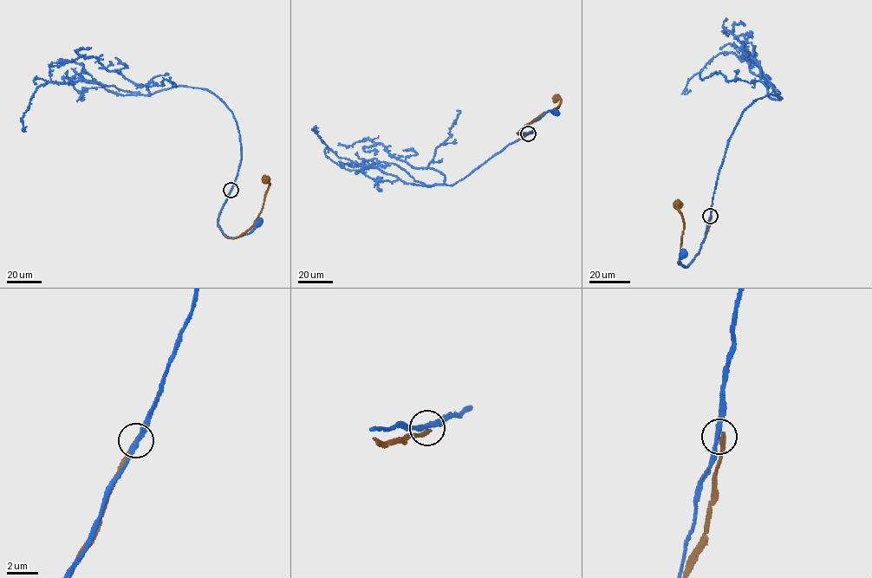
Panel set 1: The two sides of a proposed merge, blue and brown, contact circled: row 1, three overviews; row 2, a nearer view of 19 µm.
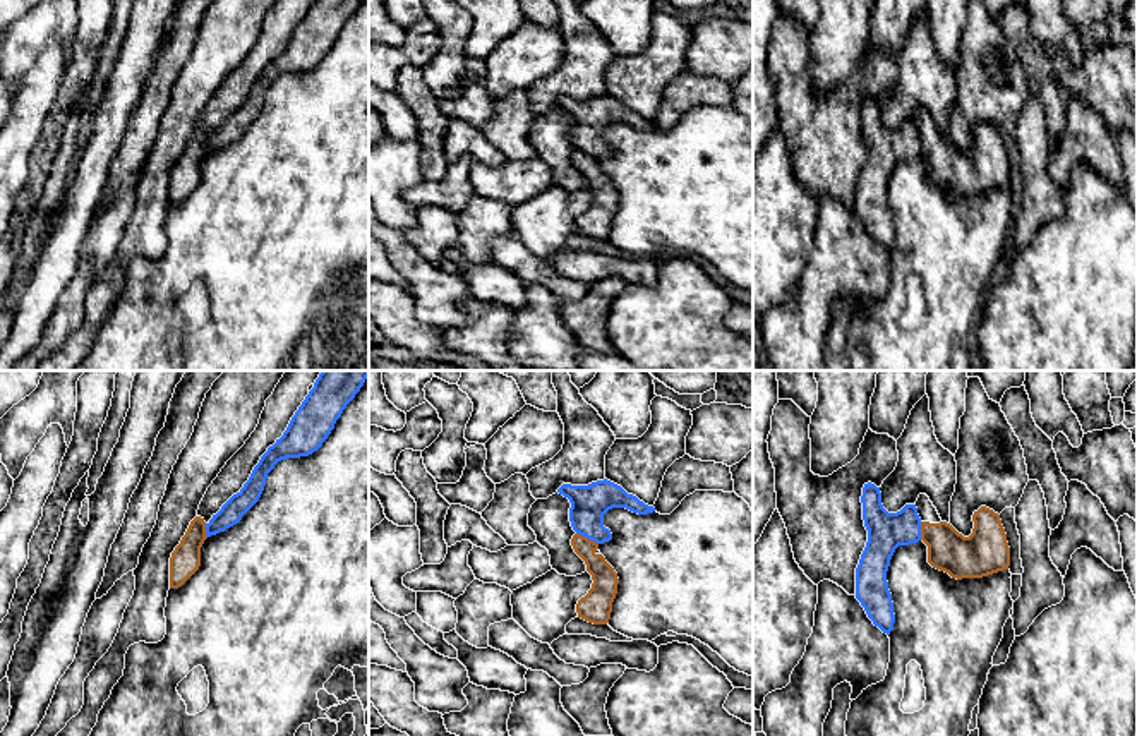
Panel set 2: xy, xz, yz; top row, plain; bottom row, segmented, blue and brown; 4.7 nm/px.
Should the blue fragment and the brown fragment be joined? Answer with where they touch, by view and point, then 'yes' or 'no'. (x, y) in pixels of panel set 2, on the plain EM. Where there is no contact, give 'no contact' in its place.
xz (587, 153) | no

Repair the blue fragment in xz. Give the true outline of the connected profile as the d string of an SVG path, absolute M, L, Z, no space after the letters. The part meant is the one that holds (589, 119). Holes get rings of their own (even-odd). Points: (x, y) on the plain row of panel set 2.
M604 94L588 101L562 100L559 110L569 115L569 137L576 149L604 160L612 154L604 142L604 130L612 124L626 124L638 130L653 129L655 124L645 120L636 112L628 110L621 101Z

